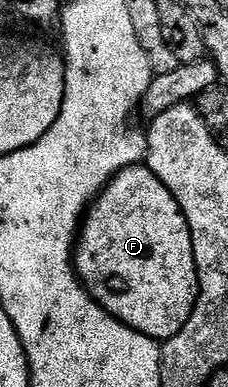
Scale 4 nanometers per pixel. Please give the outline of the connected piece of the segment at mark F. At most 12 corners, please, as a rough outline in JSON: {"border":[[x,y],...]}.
{"border":[[148,165],[102,191],[79,277],[148,338],[191,320],[189,221]]}

